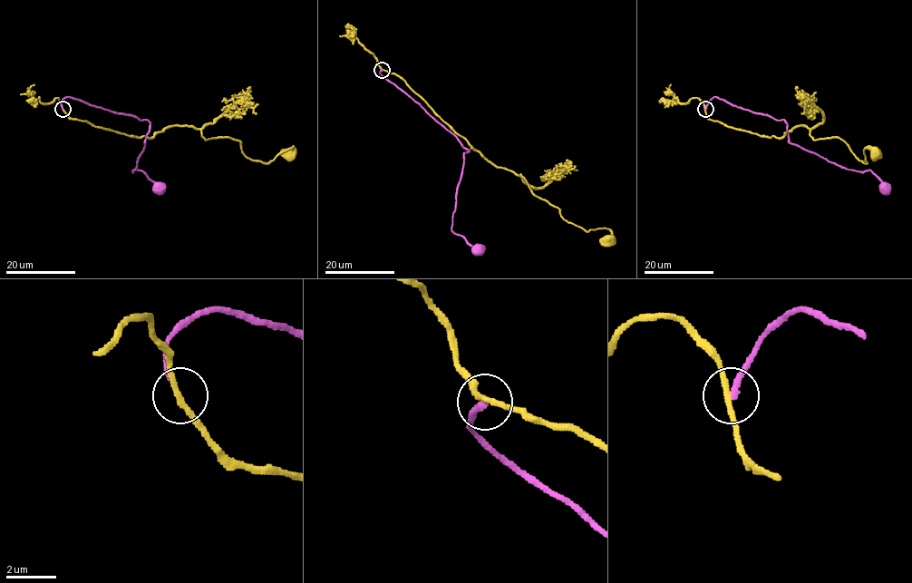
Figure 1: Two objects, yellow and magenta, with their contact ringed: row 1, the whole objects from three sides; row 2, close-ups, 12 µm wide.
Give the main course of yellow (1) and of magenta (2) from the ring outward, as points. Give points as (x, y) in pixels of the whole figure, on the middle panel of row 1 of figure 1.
1: (382, 70), (398, 74), (485, 158), (520, 174), (571, 223), (608, 229), (608, 241)
2: (382, 70), (380, 73), (416, 101), (469, 150), (464, 155), (452, 230), (480, 250)

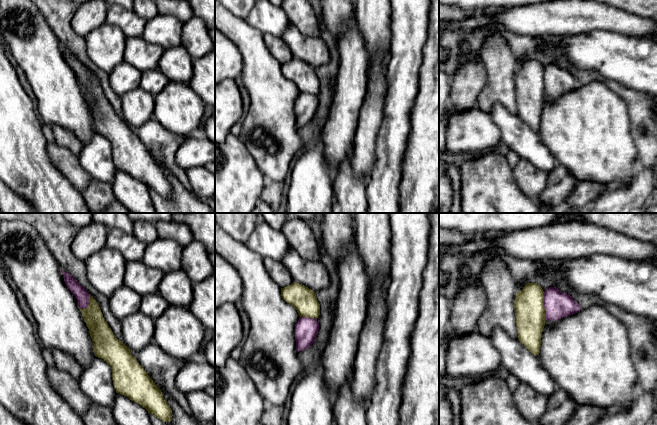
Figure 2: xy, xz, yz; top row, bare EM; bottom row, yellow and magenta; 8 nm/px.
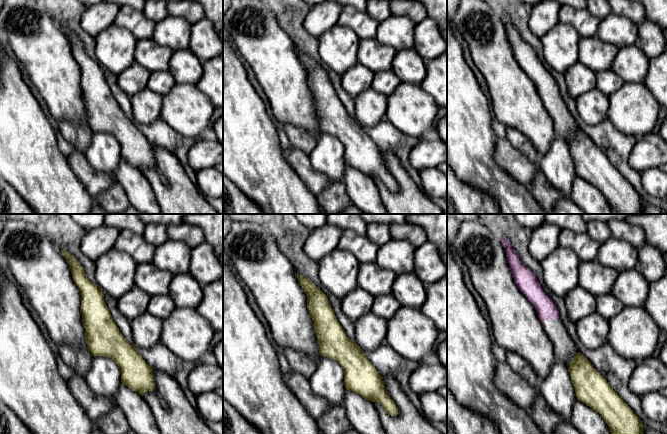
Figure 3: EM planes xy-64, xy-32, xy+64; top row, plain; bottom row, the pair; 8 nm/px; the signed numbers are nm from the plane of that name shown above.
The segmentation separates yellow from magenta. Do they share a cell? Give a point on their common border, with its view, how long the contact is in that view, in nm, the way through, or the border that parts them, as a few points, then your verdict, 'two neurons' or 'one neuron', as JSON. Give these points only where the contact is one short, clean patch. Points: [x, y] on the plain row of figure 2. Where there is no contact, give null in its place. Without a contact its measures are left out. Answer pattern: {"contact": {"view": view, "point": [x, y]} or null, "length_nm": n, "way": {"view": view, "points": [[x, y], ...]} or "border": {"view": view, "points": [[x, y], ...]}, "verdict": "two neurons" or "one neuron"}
{"contact": {"view": "yz", "point": [543, 81]}, "length_nm": 240, "border": {"view": "yz", "points": [[543, 67], [545, 95]]}, "verdict": "two neurons"}

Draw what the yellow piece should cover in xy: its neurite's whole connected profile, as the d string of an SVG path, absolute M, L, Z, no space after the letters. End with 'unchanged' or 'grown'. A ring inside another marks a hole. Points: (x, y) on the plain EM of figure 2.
M90 70L89 73L88 83L79 85L89 105L95 132L106 137L112 145L116 168L140 180L163 198L170 198L172 186L161 166L138 139L131 126L115 113L98 79Z | unchanged

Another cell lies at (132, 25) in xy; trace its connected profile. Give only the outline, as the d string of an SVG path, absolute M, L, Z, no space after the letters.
M117 4L108 7L106 23L119 27L126 37L142 37L146 22L133 10L126 10Z

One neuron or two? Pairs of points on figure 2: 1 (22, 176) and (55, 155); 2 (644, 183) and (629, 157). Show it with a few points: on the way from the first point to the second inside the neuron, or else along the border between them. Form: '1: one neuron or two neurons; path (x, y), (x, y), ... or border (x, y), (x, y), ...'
1: two neurons; border (47, 143), (47, 154), (51, 162), (64, 176)
2: two neurons; border (637, 167), (630, 181), (621, 186)

